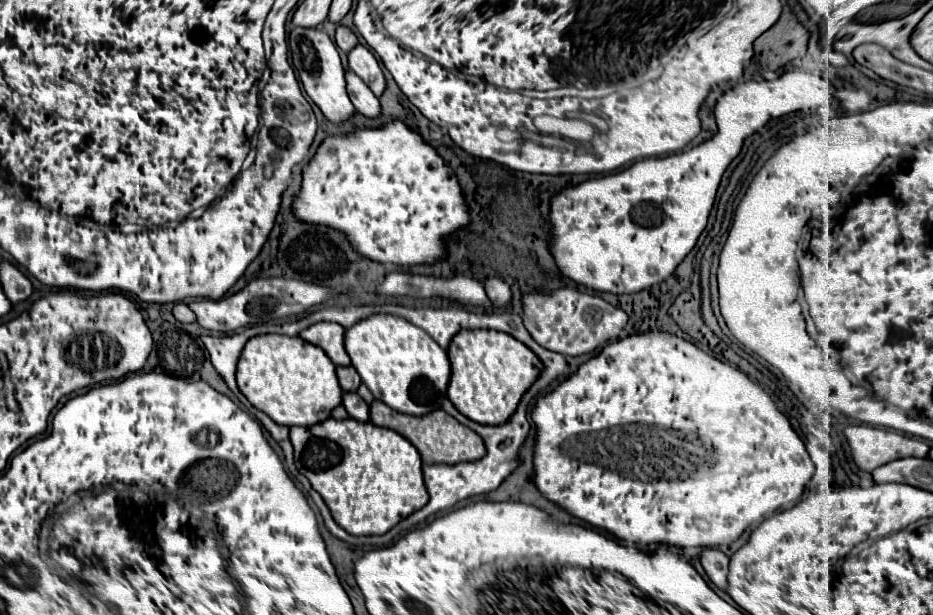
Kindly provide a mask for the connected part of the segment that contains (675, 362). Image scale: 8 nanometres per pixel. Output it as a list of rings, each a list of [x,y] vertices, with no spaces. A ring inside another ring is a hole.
[[[648,332],[634,334],[620,342],[606,346],[596,358],[584,362],[574,376],[562,382],[554,392],[540,398],[532,420],[538,426],[536,436],[536,454],[534,454],[534,470],[536,470],[536,486],[538,490],[552,502],[560,504],[572,516],[608,532],[628,544],[645,547],[652,542],[666,542],[674,546],[720,546],[736,540],[752,522],[760,522],[770,518],[776,510],[790,506],[796,502],[808,484],[804,476],[812,478],[814,464],[804,448],[800,436],[792,430],[788,418],[776,408],[772,398],[752,382],[744,372],[732,368],[726,362],[720,362],[708,354],[704,354],[694,344],[666,332]],[[672,432],[680,432],[680,436],[672,436]]]

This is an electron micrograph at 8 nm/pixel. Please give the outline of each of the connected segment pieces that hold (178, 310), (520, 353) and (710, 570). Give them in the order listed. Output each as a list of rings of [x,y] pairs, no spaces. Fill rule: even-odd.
[[[182,302],[174,306],[172,314],[174,314],[176,320],[180,320],[180,322],[196,322],[196,314],[194,314],[186,304],[182,304]]]
[[[464,330],[450,342],[448,358],[452,364],[452,378],[448,398],[466,418],[496,426],[510,420],[516,412],[524,392],[540,378],[544,368],[540,358],[516,338],[496,330]]]
[[[704,548],[702,554],[700,554],[700,562],[708,574],[708,578],[720,588],[720,590],[726,590],[728,582],[726,582],[726,576],[728,576],[728,556],[718,550],[718,548]]]

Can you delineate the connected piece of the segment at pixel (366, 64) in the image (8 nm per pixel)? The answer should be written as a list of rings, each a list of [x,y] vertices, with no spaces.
[[[356,44],[350,52],[348,52],[348,66],[352,72],[356,72],[364,82],[366,86],[376,94],[380,96],[386,88],[386,80],[384,80],[384,74],[380,70],[380,64],[378,60],[374,58],[374,54],[362,46],[362,44]]]

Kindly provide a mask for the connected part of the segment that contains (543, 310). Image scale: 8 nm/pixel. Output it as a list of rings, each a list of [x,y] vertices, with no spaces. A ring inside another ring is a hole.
[[[560,288],[552,296],[528,294],[524,300],[524,326],[532,334],[532,338],[552,350],[566,356],[580,356],[594,352],[620,336],[624,326],[628,324],[628,314],[622,308],[608,304],[606,300],[578,292],[572,288]]]

